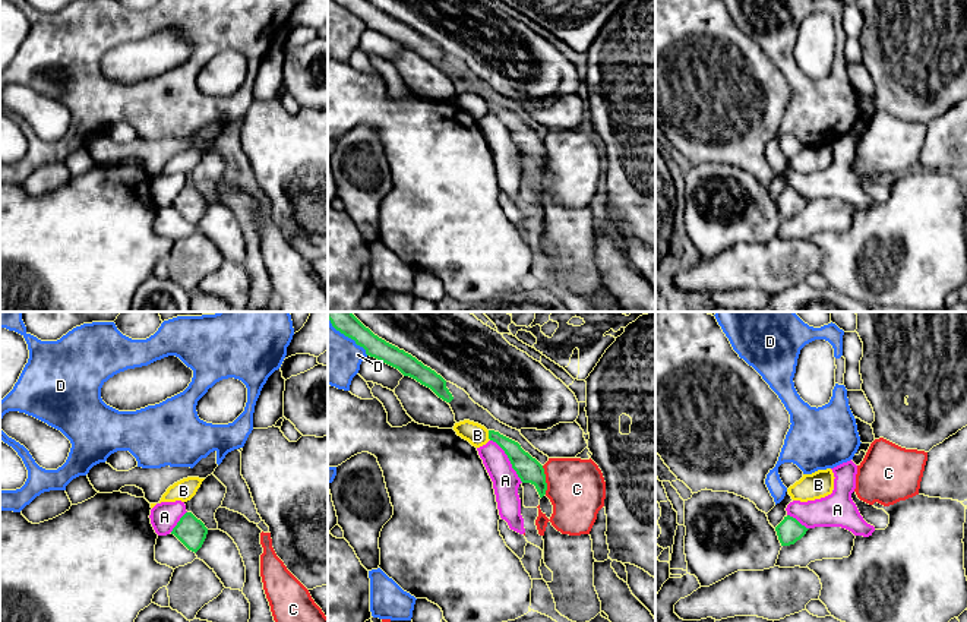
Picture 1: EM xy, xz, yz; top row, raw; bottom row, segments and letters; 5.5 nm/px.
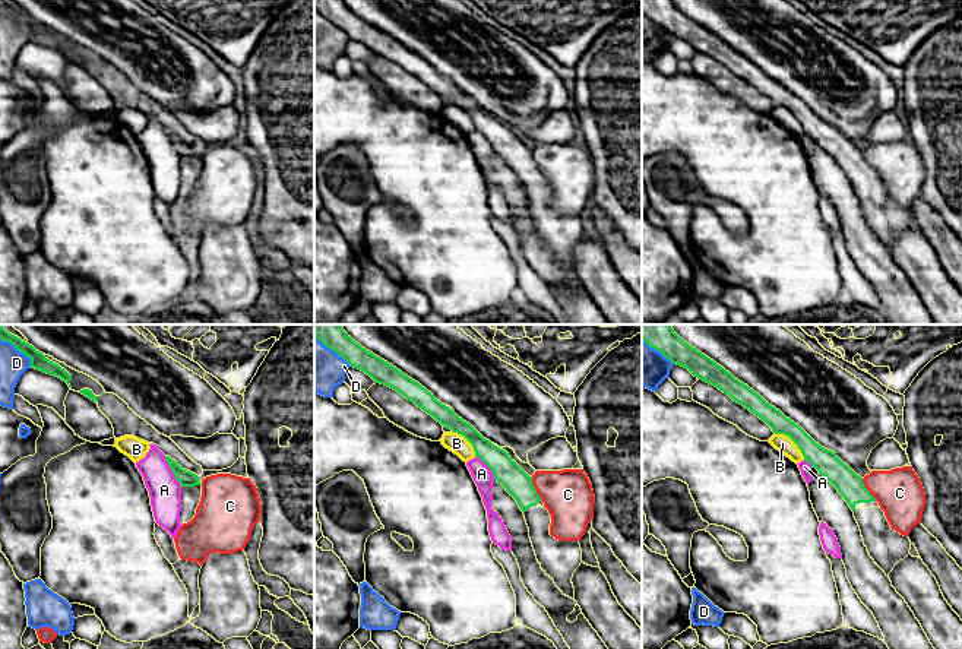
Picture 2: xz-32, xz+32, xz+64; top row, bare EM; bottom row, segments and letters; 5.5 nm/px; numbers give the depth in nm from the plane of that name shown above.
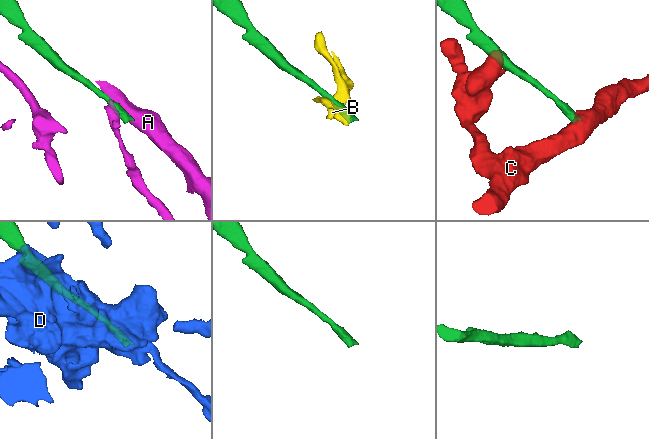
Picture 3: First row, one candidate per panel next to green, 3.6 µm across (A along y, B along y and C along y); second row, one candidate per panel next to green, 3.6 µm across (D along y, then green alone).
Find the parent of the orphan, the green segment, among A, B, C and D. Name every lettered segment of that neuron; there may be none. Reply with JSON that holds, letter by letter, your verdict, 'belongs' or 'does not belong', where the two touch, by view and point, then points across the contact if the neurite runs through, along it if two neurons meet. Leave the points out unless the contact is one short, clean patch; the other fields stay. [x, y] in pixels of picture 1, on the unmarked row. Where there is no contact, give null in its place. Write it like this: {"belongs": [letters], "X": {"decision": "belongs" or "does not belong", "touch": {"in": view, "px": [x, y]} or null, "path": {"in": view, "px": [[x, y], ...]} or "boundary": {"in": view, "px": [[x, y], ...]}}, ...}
{"belongs": [], "A": {"decision": "does not belong", "touch": {"in": "xz", "px": [509, 132]}, "boundary": {"in": "xz", "px": [[490, 111], [503, 123], [511, 139], [522, 154]]}}, "B": {"decision": "does not belong", "touch": {"in": "xz", "px": [489, 107]}, "boundary": {"in": "xz", "px": [[487, 103], [490, 111]]}}, "C": {"decision": "does not belong", "touch": {"in": "xz", "px": [544, 152]}, "boundary": {"in": "xz", "px": [[542, 138], [546, 147], [546, 166]]}}, "D": {"decision": "does not belong", "touch": {"in": "xz", "px": [351, 10]}}}

